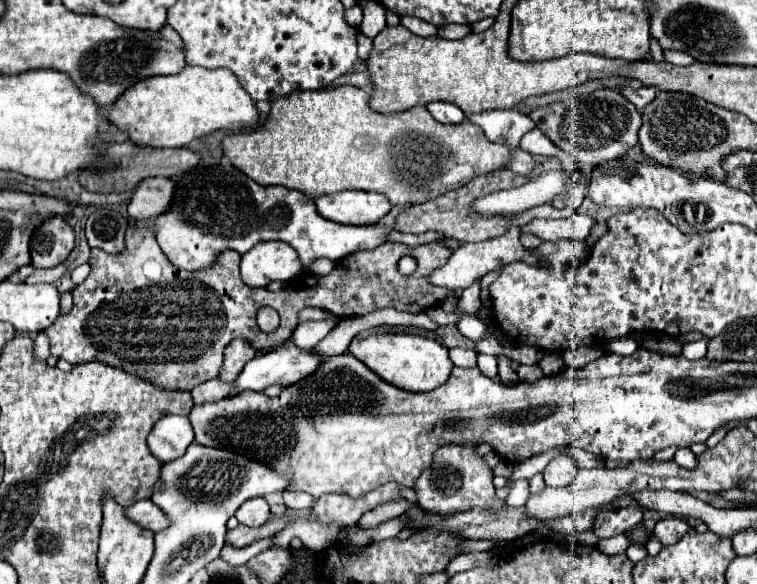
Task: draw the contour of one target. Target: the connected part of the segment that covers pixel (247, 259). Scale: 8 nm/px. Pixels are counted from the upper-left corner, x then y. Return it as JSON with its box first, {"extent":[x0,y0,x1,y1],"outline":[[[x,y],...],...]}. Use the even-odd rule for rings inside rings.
{"extent":[242,242,298,286],"outline":[[[264,242],[242,256],[242,280],[252,286],[268,286],[274,280],[290,280],[298,276],[298,254],[284,242]]]}

